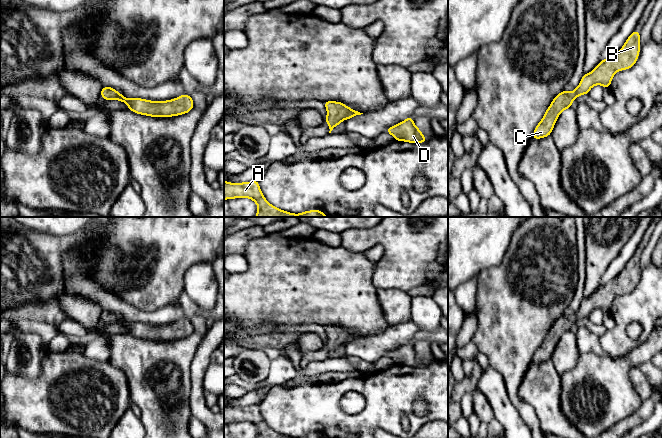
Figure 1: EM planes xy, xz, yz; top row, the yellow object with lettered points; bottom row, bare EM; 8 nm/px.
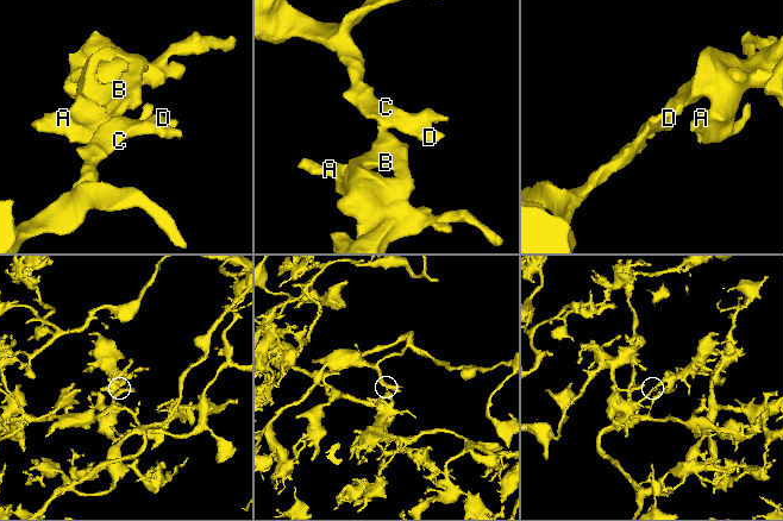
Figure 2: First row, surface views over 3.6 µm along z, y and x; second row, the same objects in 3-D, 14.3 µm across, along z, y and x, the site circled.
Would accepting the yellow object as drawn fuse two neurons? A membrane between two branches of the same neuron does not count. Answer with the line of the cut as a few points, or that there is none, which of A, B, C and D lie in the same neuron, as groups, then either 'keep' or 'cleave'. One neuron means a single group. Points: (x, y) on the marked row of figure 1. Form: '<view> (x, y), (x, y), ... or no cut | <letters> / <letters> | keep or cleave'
no cut | A B C D | keep

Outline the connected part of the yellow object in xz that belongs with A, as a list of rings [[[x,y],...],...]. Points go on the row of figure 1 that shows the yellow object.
[[[224,180],[224,200],[235,198],[252,199],[258,207],[255,217],[328,217],[321,210],[294,214],[276,208],[266,200],[256,180],[242,183],[230,183]]]

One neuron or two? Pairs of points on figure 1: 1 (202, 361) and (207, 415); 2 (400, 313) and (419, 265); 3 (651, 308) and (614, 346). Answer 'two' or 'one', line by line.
1: one
2: two
3: one

